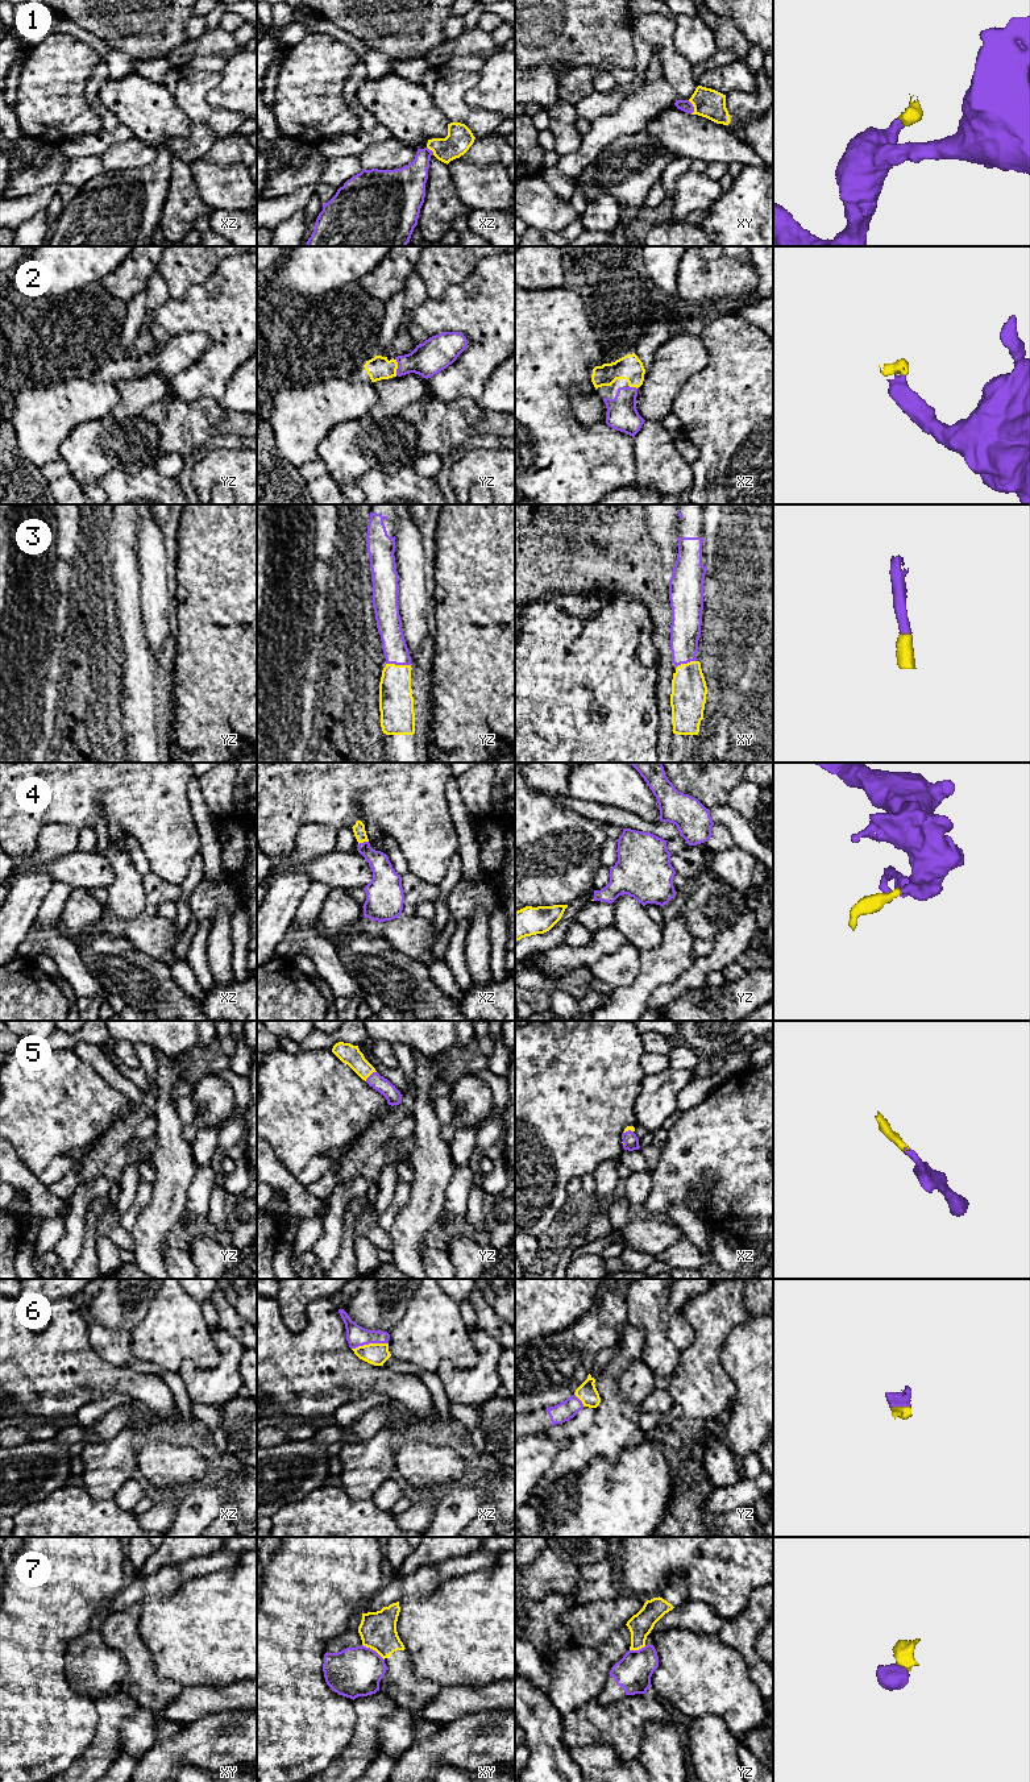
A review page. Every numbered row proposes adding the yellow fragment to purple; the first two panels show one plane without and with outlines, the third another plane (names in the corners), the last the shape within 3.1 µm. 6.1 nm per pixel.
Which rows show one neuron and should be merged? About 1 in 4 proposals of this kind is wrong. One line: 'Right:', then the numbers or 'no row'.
Right: 1, 2, 3, 4, 5, 6

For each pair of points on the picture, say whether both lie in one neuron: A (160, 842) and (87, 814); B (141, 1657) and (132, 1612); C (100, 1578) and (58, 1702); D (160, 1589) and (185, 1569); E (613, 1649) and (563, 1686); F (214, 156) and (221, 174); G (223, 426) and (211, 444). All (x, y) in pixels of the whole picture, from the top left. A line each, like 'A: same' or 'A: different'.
A: same
B: same
C: same
D: same
E: same
F: different
G: different

